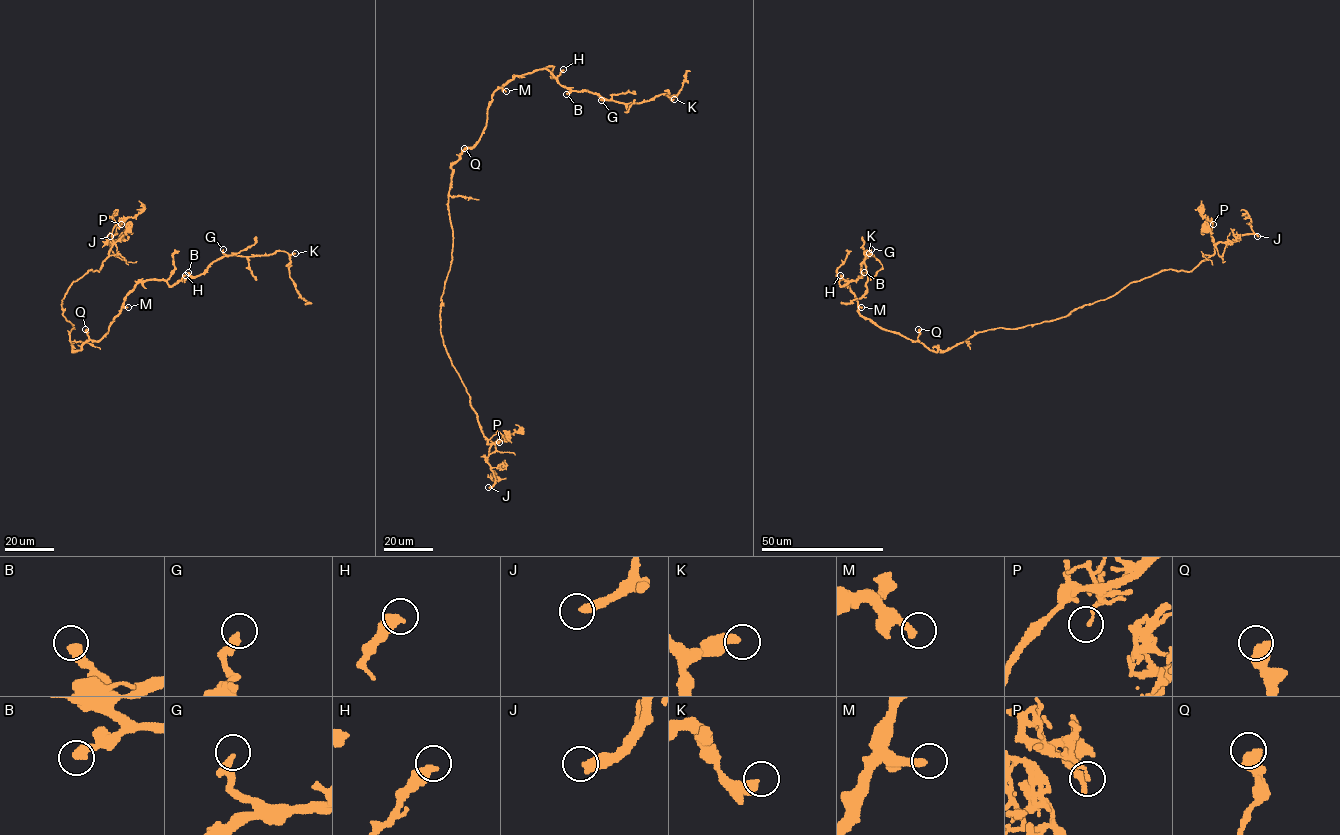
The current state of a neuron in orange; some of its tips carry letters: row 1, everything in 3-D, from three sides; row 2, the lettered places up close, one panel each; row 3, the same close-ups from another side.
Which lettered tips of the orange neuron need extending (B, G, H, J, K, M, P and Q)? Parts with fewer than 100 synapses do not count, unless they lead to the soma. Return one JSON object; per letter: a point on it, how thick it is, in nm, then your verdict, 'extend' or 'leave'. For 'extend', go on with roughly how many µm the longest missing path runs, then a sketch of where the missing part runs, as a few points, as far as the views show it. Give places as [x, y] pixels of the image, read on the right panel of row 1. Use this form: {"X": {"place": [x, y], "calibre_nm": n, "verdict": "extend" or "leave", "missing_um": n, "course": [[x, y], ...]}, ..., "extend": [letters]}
{"B": {"place": [864, 272], "calibre_nm": 420, "verdict": "leave"}, "G": {"place": [871, 249], "calibre_nm": 280, "verdict": "leave"}, "H": {"place": [840, 275], "calibre_nm": 480, "verdict": "leave"}, "J": {"place": [1257, 236], "calibre_nm": 380, "verdict": "extend", "missing_um": 50, "course": [[1257, 236], [1260, 248], [1267, 255], [1274, 254], [1275, 268], [1283, 266], [1284, 285], [1302, 289], [1301, 286]]}, "K": {"place": [869, 253], "calibre_nm": 400, "verdict": "leave"}, "M": {"place": [861, 307], "calibre_nm": 320, "verdict": "leave"}, "P": {"place": [1213, 224], "calibre_nm": 140, "verdict": "leave"}, "Q": {"place": [918, 329], "calibre_nm": 600, "verdict": "leave"}, "extend": ["J"]}

